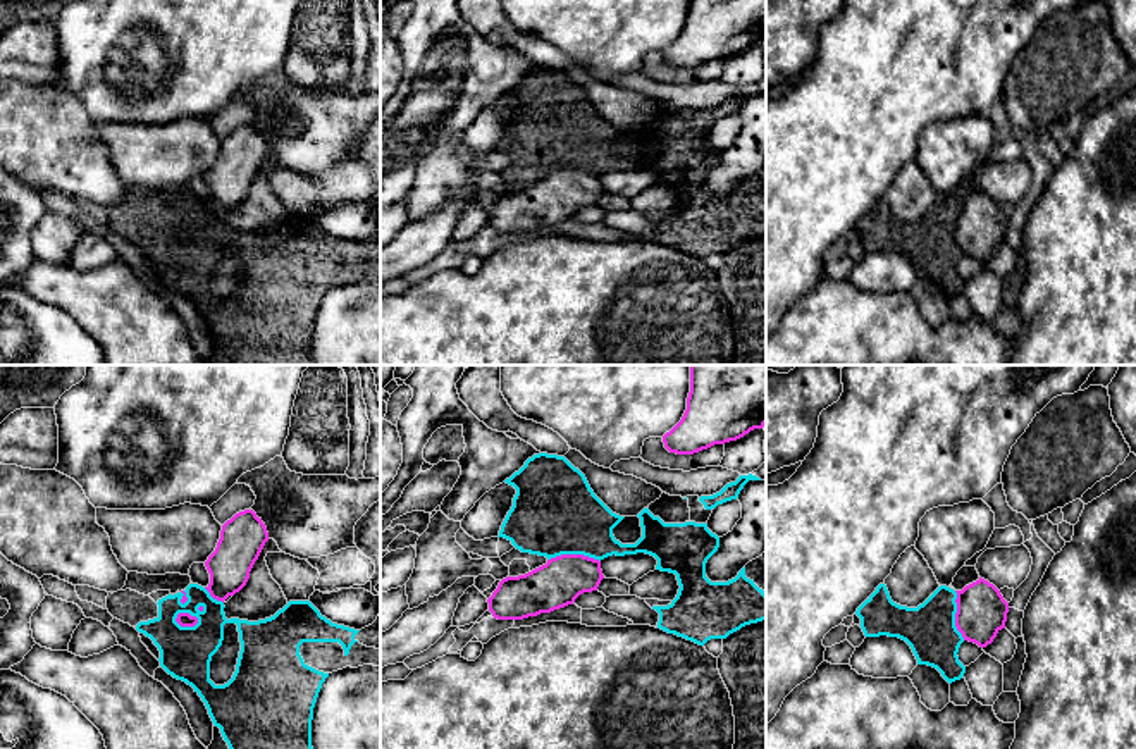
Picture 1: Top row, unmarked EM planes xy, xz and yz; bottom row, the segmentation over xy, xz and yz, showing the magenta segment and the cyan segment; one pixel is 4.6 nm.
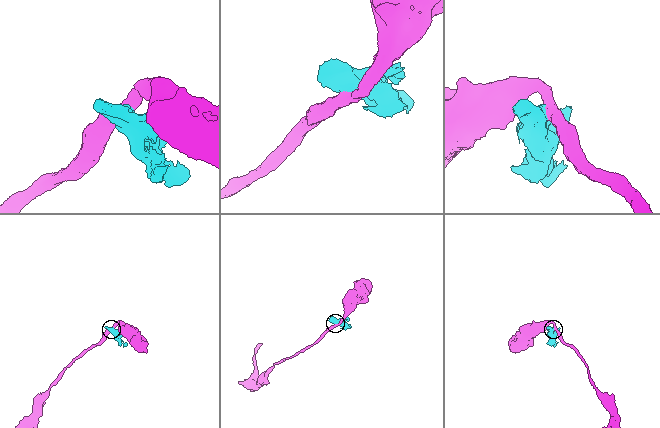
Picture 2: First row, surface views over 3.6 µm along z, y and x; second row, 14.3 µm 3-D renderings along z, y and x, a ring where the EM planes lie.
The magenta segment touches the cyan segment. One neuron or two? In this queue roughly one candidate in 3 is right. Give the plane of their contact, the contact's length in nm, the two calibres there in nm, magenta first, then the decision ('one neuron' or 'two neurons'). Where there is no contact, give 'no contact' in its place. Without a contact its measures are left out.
contact in xz; length 240 nm; calibres 220 and 400 nm; two neurons

